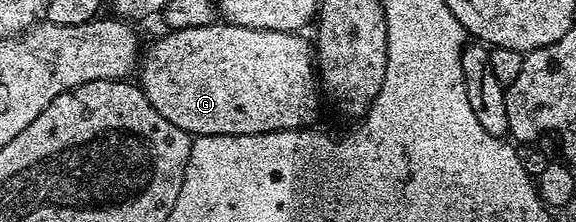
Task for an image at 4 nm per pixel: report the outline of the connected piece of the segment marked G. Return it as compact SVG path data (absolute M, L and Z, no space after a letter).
M217 20L206 24L202 28L182 28L181 30L168 30L164 32L157 42L147 43L146 49L138 59L138 85L146 100L154 104L154 108L170 124L182 128L190 136L201 134L265 134L266 132L278 132L279 130L298 130L311 127L316 113L320 110L320 98L322 99L322 87L318 81L318 71L314 65L314 46L311 41L304 39L303 33L297 32L270 32L258 28L242 28L233 22Z

